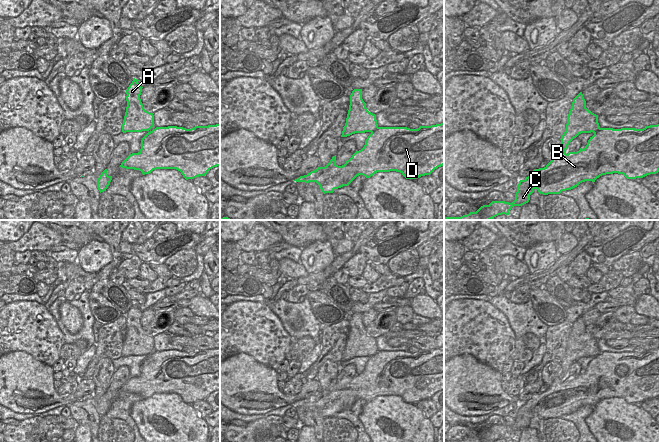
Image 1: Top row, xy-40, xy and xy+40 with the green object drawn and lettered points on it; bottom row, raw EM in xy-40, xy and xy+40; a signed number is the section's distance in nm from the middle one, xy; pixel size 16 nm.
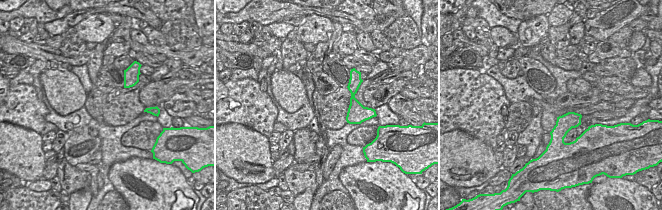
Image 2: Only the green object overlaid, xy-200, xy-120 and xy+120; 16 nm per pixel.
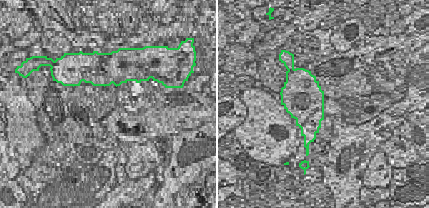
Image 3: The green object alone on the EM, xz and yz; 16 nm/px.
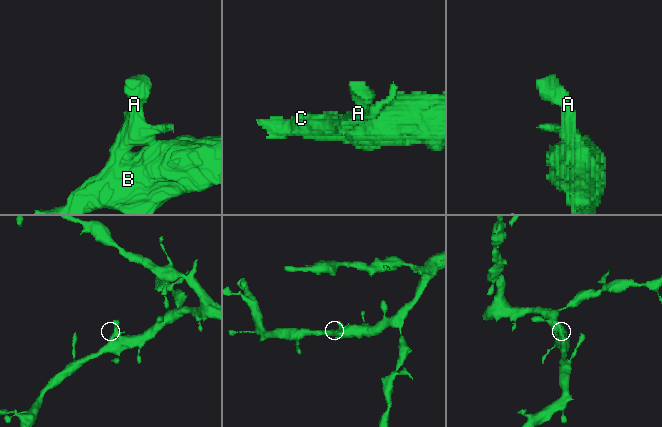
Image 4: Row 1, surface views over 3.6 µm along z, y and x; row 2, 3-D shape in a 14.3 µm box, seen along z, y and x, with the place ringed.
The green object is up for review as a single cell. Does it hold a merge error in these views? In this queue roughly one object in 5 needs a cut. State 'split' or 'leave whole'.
leave whole

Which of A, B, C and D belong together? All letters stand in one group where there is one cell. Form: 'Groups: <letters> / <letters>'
Groups: A B C D

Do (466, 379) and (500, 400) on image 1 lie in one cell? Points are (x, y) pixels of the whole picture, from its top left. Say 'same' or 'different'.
same

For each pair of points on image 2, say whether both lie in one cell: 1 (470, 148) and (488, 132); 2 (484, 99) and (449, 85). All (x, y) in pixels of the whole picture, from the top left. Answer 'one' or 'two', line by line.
1: two
2: one

